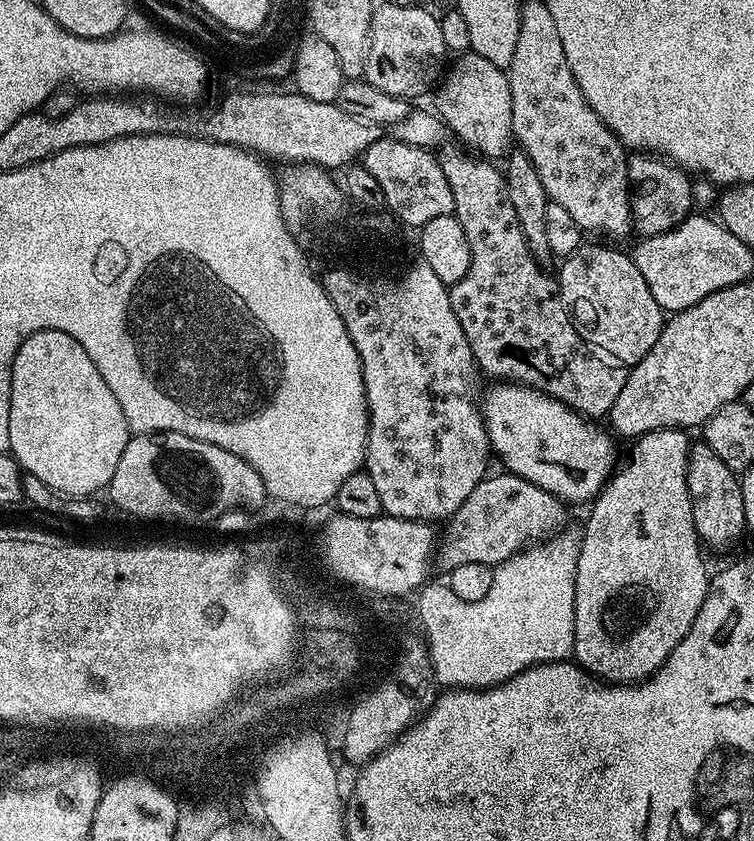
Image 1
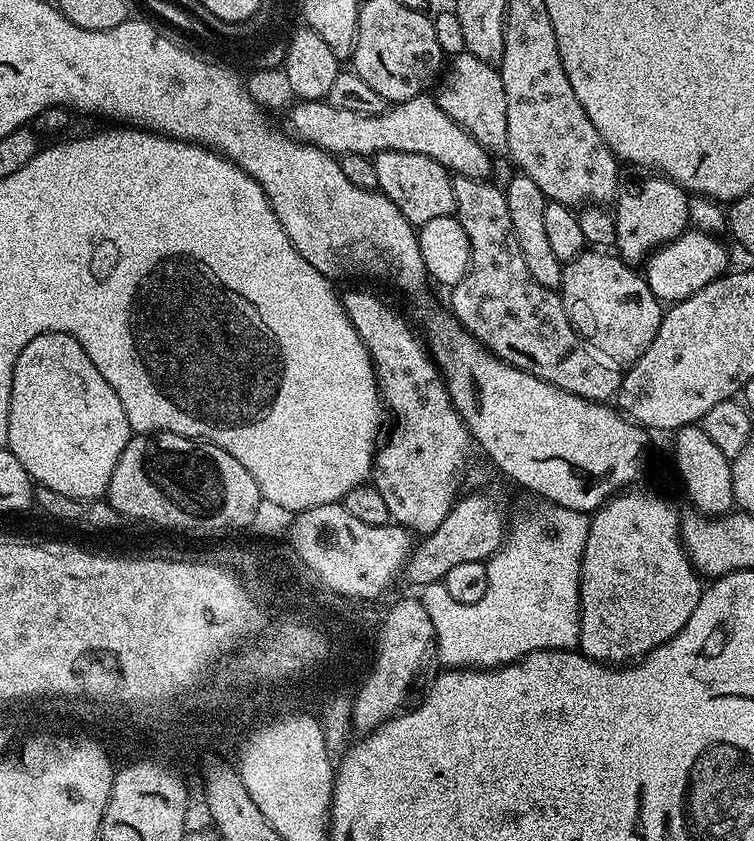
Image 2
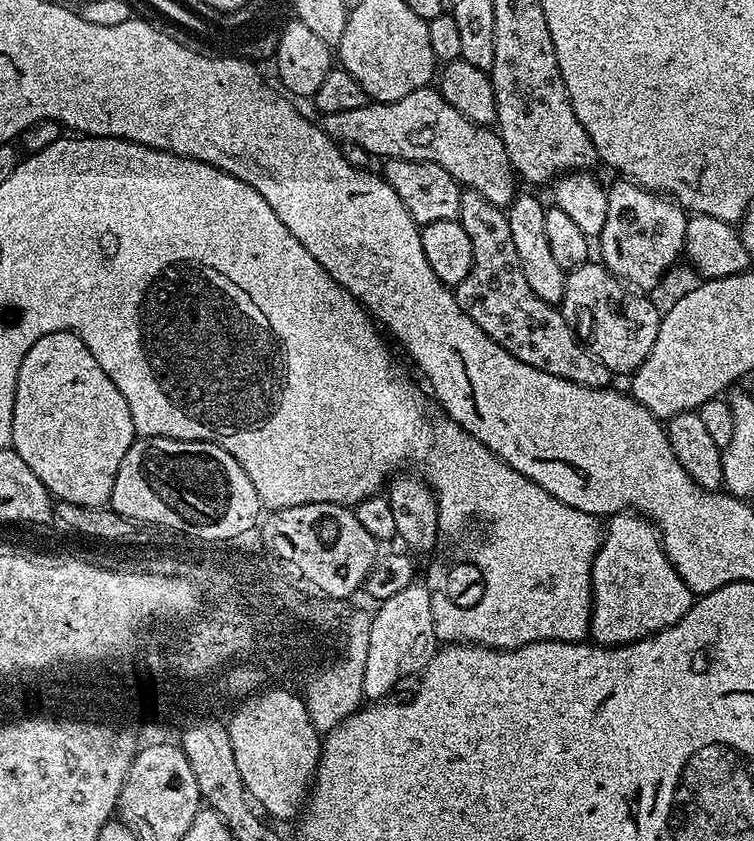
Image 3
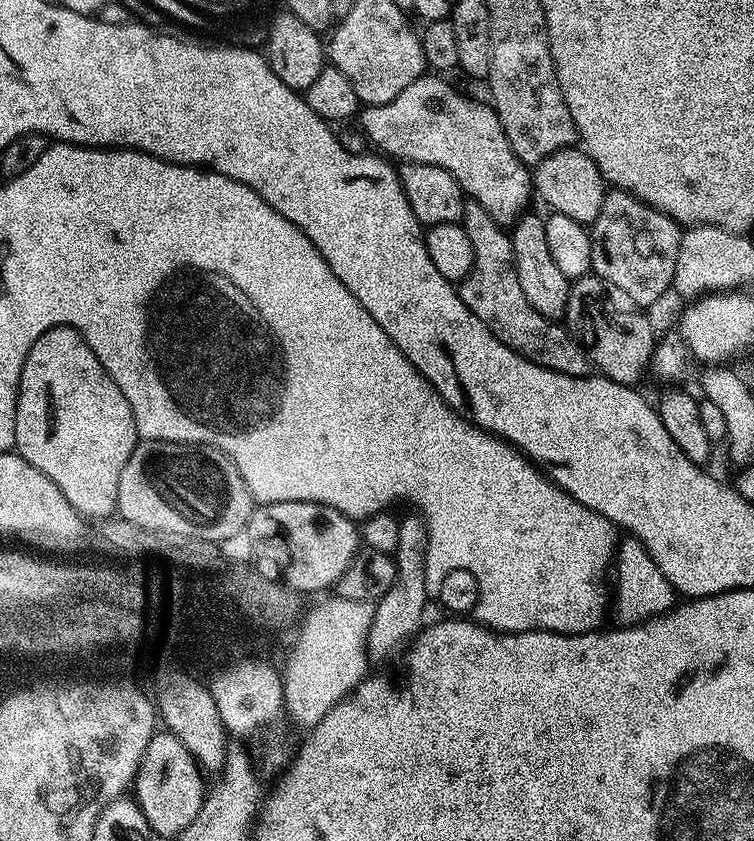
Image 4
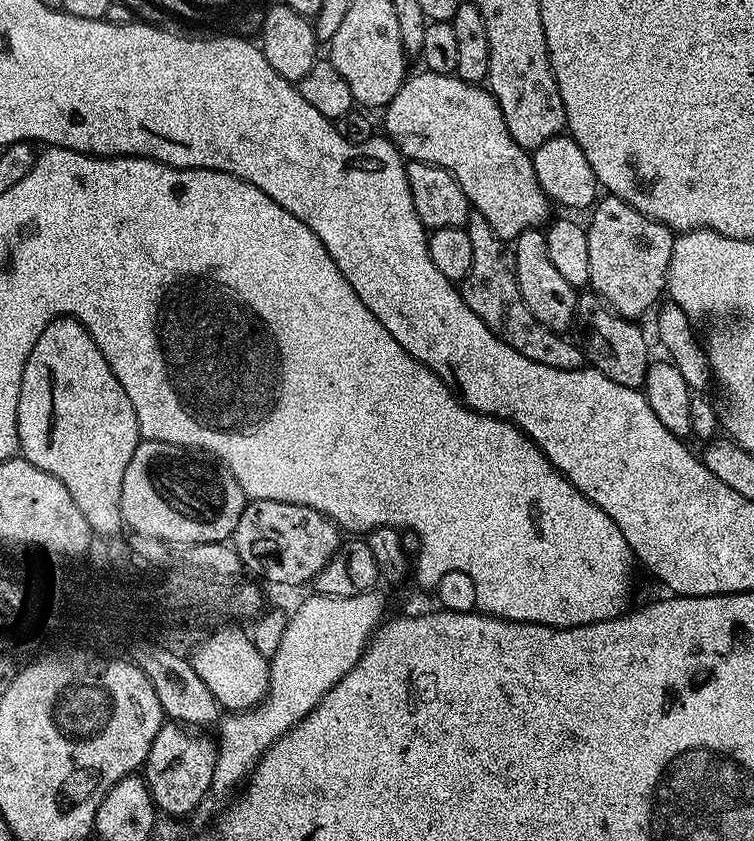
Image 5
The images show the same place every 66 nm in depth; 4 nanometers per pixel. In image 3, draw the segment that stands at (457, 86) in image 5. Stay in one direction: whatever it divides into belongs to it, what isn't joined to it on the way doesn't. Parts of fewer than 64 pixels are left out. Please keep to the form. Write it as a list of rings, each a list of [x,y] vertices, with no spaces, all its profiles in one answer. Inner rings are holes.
[[[435,87],[414,90],[414,94],[406,94],[406,98],[398,98],[389,104],[369,102],[358,106],[358,110],[342,110],[329,112],[323,117],[324,133],[333,140],[353,143],[366,150],[372,158],[391,158],[394,160],[425,160],[442,166],[465,189],[482,194],[490,202],[507,206],[518,194],[518,177],[512,170],[512,164],[506,154],[506,146],[500,141],[499,131],[491,127],[476,124],[447,102],[443,94]]]

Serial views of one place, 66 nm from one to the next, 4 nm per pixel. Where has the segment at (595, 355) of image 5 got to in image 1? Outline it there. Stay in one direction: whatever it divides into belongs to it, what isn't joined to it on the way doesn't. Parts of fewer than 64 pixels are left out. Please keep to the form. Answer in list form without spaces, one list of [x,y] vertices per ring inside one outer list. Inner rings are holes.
[[[596,244],[590,245],[589,248],[588,245],[582,246],[574,255],[563,257],[561,264],[564,265],[560,268],[560,276],[558,275],[560,299],[564,301],[572,317],[573,326],[587,344],[604,355],[611,356],[613,360],[631,366],[646,358],[650,346],[658,342],[666,316],[650,294],[650,289],[639,273],[633,257],[628,252],[619,252],[616,249],[619,247],[608,247],[612,248],[599,248]]]

